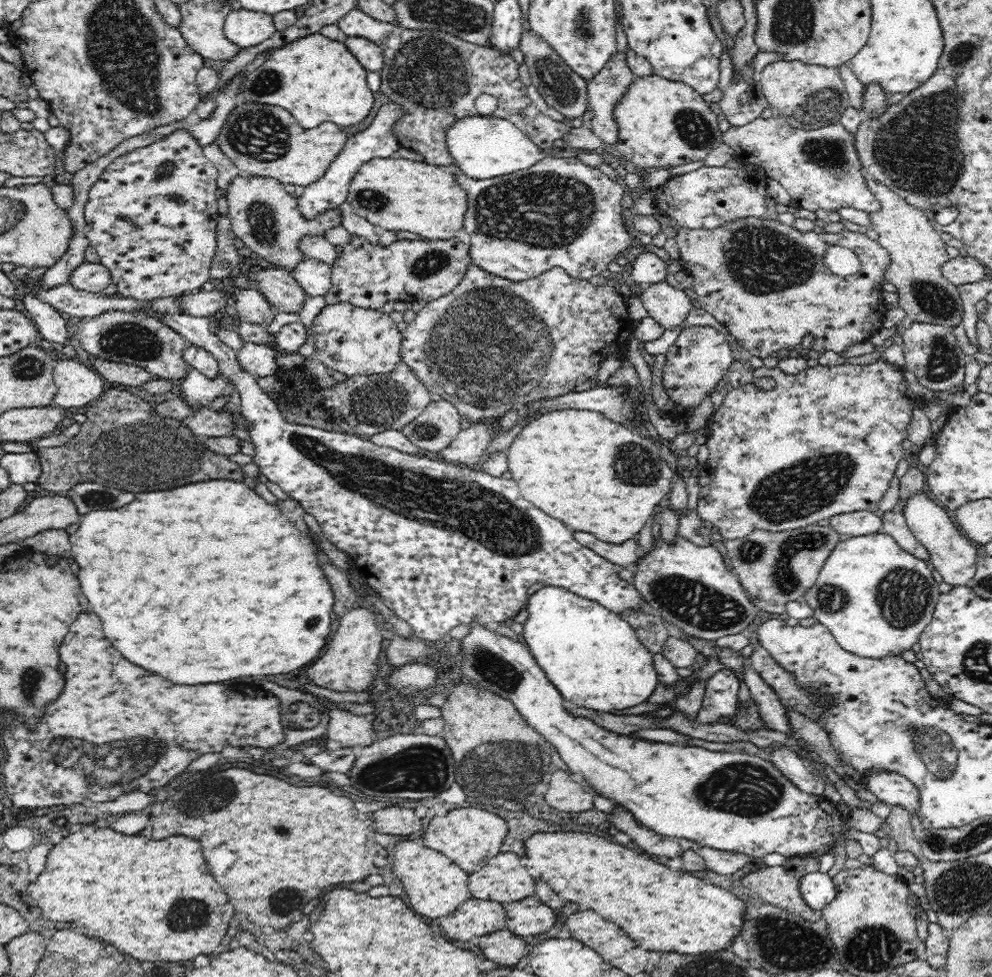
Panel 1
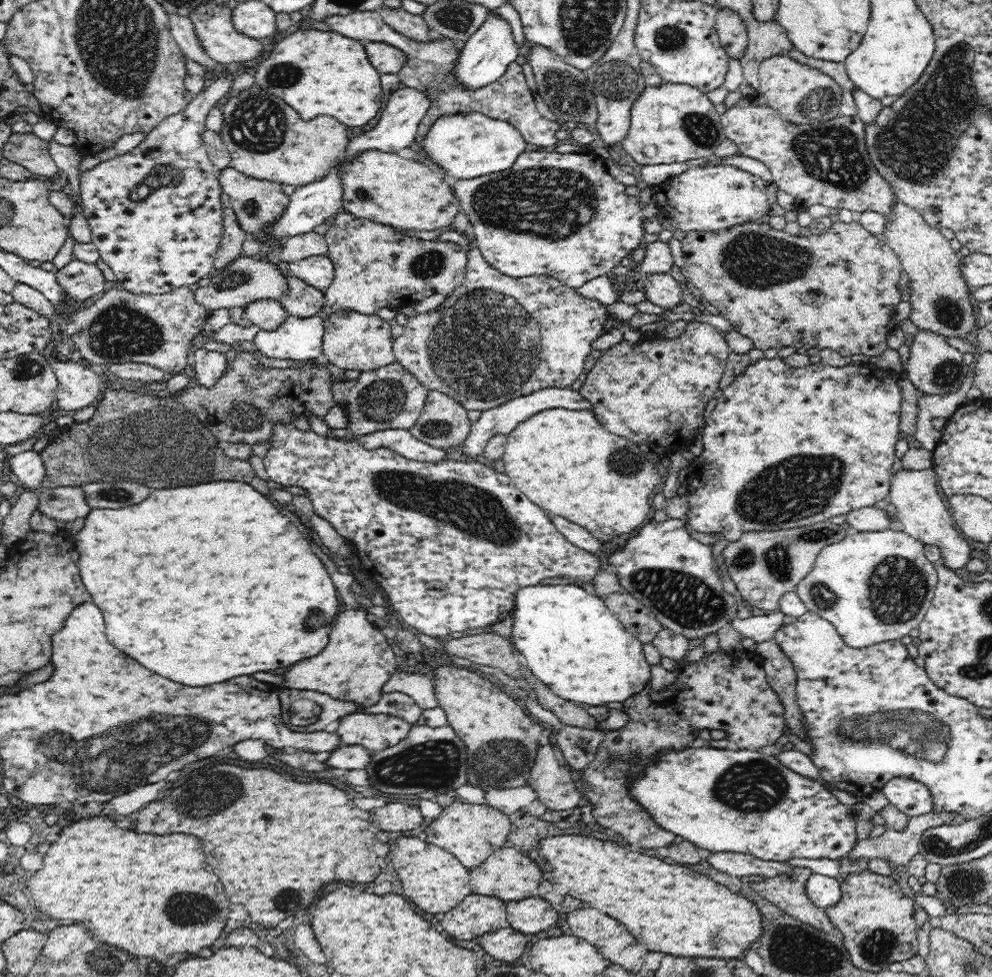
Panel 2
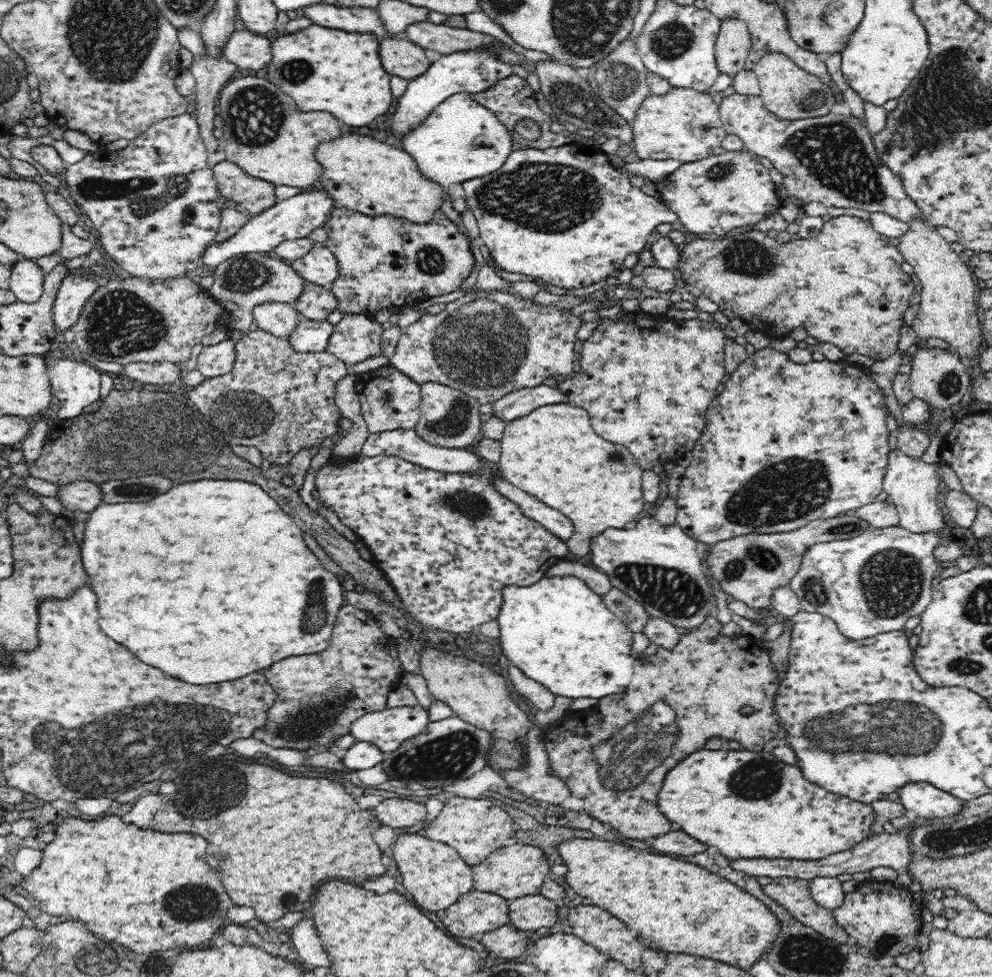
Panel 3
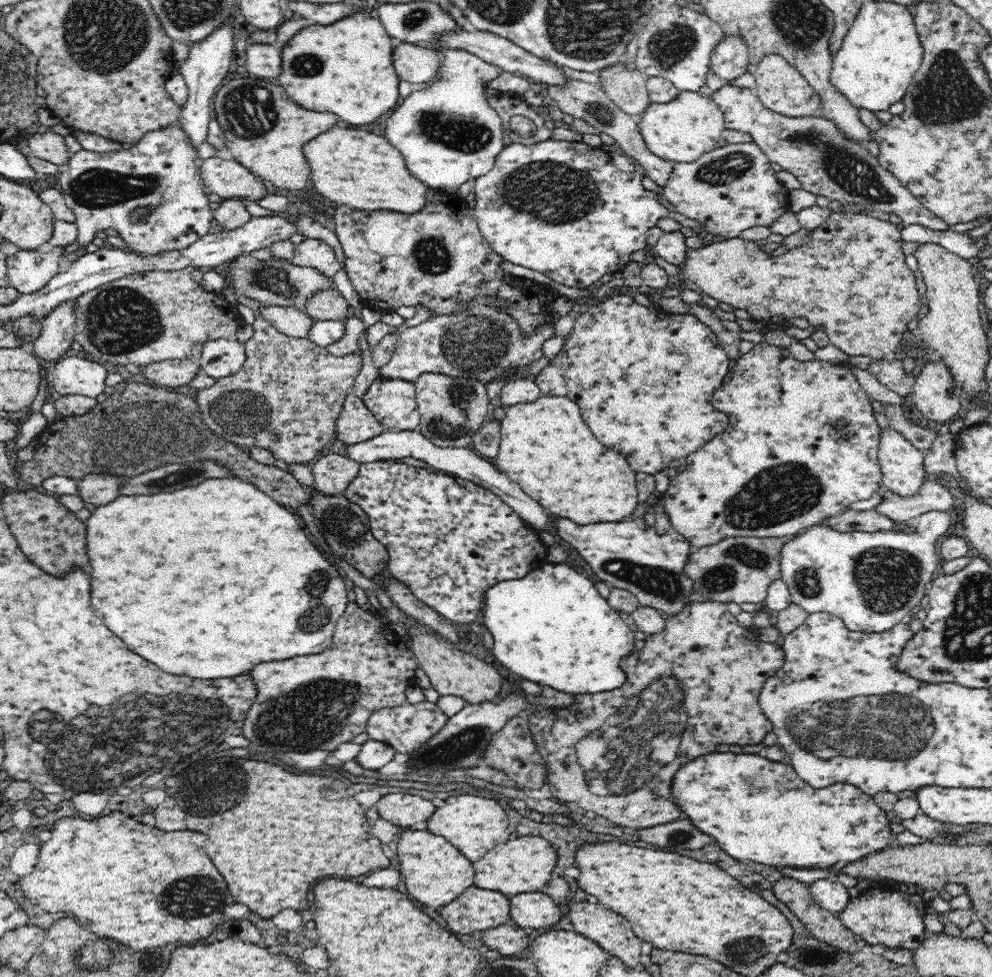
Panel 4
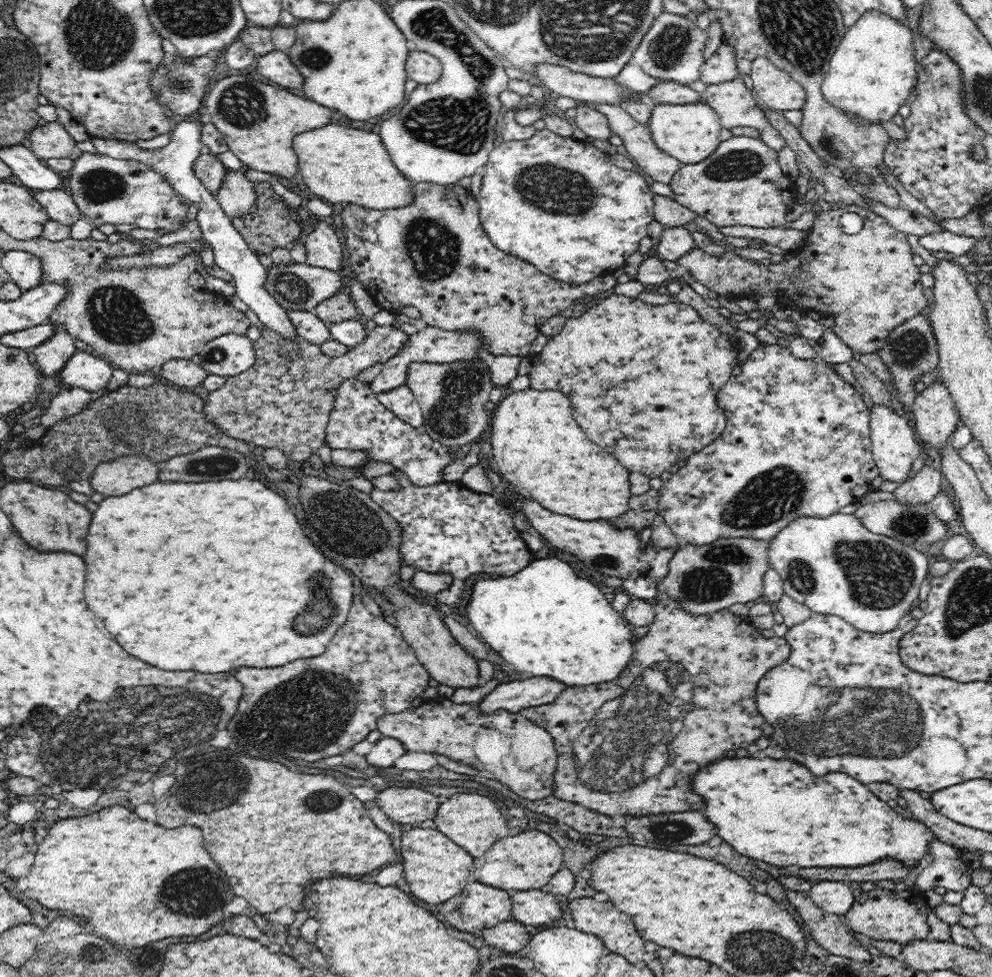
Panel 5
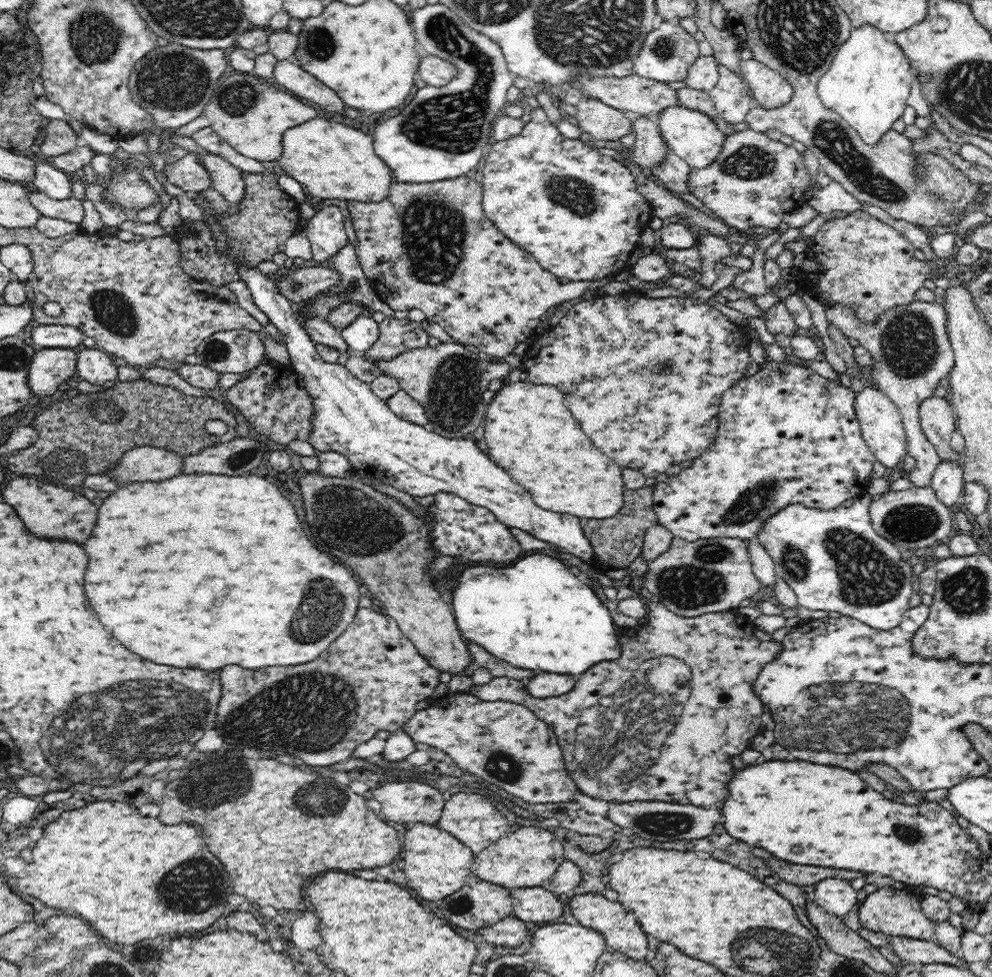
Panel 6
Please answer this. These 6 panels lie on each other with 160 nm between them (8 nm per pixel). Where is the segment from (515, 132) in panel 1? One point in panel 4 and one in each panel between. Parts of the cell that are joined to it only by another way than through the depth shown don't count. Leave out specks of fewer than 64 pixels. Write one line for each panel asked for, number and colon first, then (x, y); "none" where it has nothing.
2: (466, 145)
3: (460, 140)
4: (449, 134)

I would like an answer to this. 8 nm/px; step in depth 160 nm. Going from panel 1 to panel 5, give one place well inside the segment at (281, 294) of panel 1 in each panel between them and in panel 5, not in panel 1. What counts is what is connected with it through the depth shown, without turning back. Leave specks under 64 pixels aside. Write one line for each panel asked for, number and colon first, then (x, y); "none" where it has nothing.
2: (301, 300)
3: (315, 303)
4: (327, 304)
5: (340, 307)

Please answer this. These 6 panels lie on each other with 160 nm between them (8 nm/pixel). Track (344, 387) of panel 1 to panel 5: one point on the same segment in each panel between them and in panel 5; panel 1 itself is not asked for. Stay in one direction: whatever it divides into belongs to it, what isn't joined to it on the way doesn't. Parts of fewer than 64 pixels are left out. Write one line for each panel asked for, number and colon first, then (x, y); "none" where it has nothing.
2: (390, 397)
3: (390, 400)
4: (393, 402)
5: (401, 401)

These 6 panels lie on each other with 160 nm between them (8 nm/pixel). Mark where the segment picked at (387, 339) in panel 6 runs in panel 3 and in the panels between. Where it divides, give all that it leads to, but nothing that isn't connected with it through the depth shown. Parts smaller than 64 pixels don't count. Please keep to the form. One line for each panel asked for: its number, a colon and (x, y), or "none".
3: (280, 401)
4: (287, 397)
5: (284, 401)

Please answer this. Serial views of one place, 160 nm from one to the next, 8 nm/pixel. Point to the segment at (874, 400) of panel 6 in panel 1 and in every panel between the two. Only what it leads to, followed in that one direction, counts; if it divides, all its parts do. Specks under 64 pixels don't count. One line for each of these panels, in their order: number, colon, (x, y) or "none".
1: (953, 558)
2: (922, 514)
3: (912, 484)
4: (902, 465)
5: (894, 446)

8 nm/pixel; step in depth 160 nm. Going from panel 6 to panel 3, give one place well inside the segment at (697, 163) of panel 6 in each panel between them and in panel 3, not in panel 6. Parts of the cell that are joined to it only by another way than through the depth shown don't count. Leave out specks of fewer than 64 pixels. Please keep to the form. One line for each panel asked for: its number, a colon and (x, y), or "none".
3: (684, 124)
4: (683, 130)
5: (690, 132)

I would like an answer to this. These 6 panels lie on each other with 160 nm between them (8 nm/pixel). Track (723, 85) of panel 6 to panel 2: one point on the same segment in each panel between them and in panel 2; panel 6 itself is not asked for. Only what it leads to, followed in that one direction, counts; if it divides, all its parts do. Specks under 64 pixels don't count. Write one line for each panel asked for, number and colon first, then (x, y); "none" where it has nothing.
2: (828, 163)
3: (832, 159)
4: (826, 162)
5: (732, 100)

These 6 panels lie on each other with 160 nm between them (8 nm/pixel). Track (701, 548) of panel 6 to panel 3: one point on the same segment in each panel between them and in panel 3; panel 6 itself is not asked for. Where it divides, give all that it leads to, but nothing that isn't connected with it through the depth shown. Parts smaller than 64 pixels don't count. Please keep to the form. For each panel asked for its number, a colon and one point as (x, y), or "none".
3: (750, 567)
4: (741, 569)
5: (704, 579)

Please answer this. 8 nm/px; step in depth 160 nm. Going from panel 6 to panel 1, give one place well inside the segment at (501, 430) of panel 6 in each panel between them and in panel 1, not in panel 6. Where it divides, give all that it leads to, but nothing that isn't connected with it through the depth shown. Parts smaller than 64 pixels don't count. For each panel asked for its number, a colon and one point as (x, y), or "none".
1: (597, 476)
2: (564, 460)
3: (553, 453)
4: (545, 446)
5: (537, 446)

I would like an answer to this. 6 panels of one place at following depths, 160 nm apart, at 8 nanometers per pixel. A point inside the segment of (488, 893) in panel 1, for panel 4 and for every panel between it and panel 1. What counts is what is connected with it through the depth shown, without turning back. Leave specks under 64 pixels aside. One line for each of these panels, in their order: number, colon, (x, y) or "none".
2: (507, 875)
3: (514, 871)
4: (525, 864)

